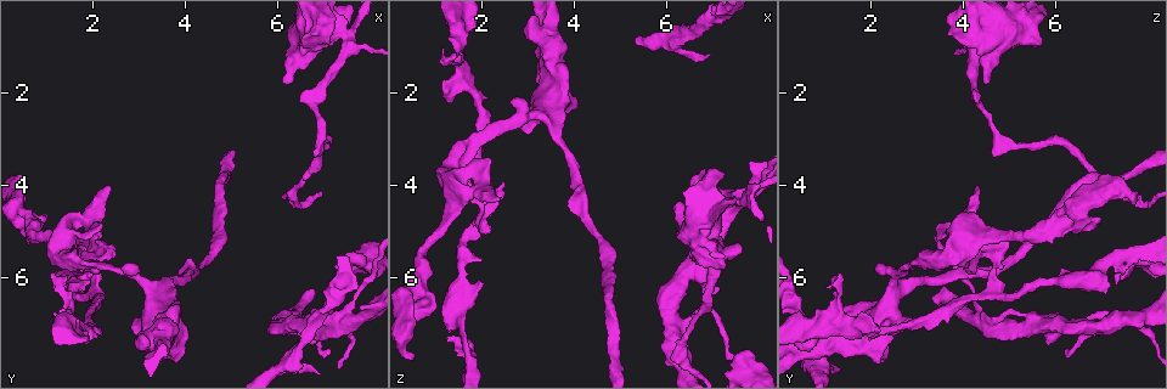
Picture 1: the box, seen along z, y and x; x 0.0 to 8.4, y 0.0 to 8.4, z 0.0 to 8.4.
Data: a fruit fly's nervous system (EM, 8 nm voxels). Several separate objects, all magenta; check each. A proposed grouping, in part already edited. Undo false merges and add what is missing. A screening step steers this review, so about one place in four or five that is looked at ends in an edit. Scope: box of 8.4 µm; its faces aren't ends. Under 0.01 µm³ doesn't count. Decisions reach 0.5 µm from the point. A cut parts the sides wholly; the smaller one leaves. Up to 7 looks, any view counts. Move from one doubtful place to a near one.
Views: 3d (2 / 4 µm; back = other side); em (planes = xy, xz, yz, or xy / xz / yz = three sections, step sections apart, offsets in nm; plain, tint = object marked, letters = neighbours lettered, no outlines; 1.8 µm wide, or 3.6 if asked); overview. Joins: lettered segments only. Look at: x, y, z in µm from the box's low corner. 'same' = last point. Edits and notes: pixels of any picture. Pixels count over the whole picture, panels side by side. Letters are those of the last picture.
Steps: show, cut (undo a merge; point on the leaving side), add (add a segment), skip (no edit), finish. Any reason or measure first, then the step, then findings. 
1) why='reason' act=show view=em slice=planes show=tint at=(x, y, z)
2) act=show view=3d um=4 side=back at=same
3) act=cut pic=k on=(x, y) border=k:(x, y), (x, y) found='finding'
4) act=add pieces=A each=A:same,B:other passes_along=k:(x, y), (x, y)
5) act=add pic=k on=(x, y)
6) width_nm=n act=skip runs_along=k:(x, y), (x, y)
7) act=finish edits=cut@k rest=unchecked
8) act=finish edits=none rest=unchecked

why='a fork' act=show view=em slice=xy step=16 show=letters at=(6.40, 7.65, 0.75)

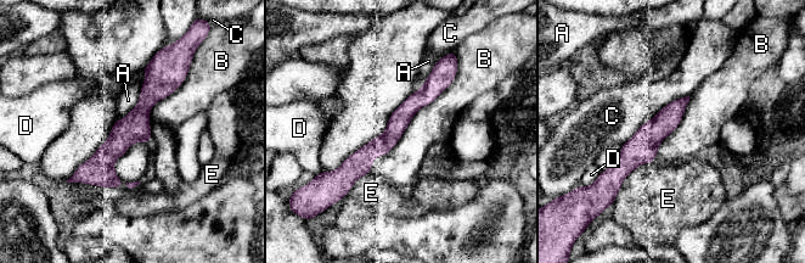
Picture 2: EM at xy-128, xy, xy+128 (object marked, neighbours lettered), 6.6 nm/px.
width_nm=140 act=skip each=A:other,B:other,C:other,D:other,E:other border=2:(457, 68), (384, 156) found='all the same neuron'

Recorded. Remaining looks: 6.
why='branch stops here' act=show view=3d um=2 at=(1.20, 6.75, 1.80)

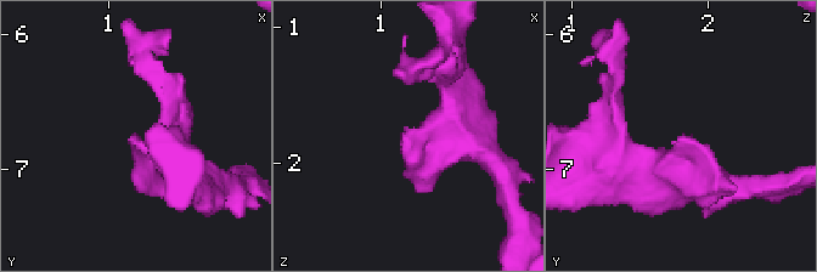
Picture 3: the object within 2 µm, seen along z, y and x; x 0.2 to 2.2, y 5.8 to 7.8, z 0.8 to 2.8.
why='need the tissue' act=show view=em slice=planes show=tint at=(1.18, 6.76, 1.78)

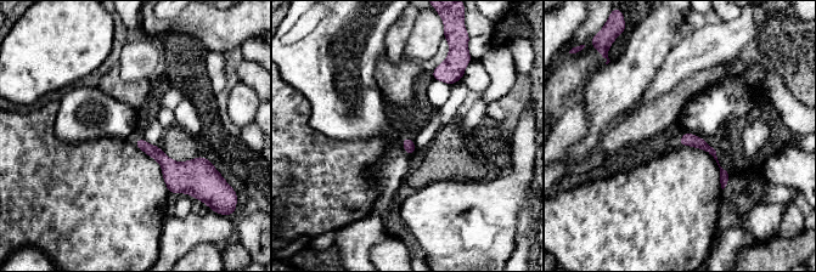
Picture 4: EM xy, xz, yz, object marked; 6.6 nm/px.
why='see the neighbours' act=show view=em slice=planes show=letters at=same

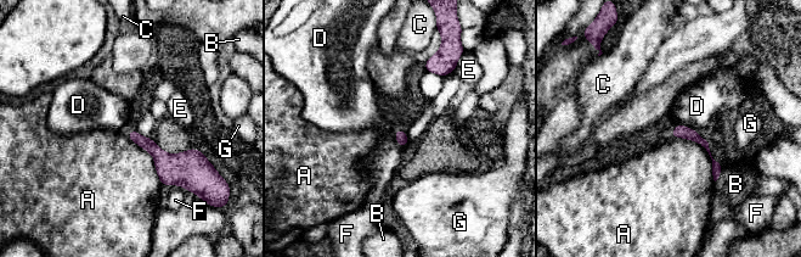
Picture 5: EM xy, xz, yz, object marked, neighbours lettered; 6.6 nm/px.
longest_contact=A:400nm act=skip each=A:other,B:other,C:other,D:other,E:other,F:other,G:other border=5:(394, 133), (396, 143), (402, 149) found='no lettered segment goes on from it'

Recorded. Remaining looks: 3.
why='a fork' act=show view=em slice=planes show=letters at=(1.35, 5.60, 3.70)

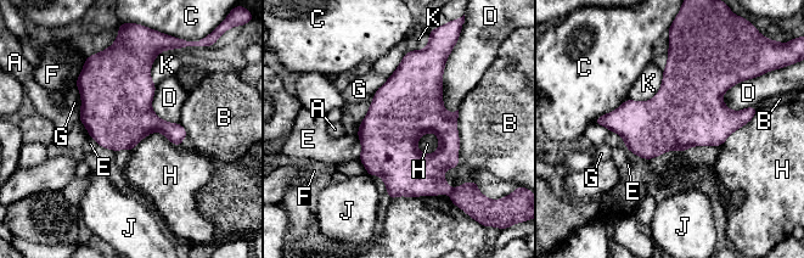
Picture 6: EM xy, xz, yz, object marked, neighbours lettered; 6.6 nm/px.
width_nm=420 act=cut pic=6 on=(467, 197) each=A:other,B:other,C:other,D:other,E:other,F:other,G:other,H:other,J:other,K:other border=6:(451, 189), (450, 194) found='a second neuron is stuck on'

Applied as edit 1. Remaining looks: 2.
act=finish edits=cut@6 rest=unchecked

